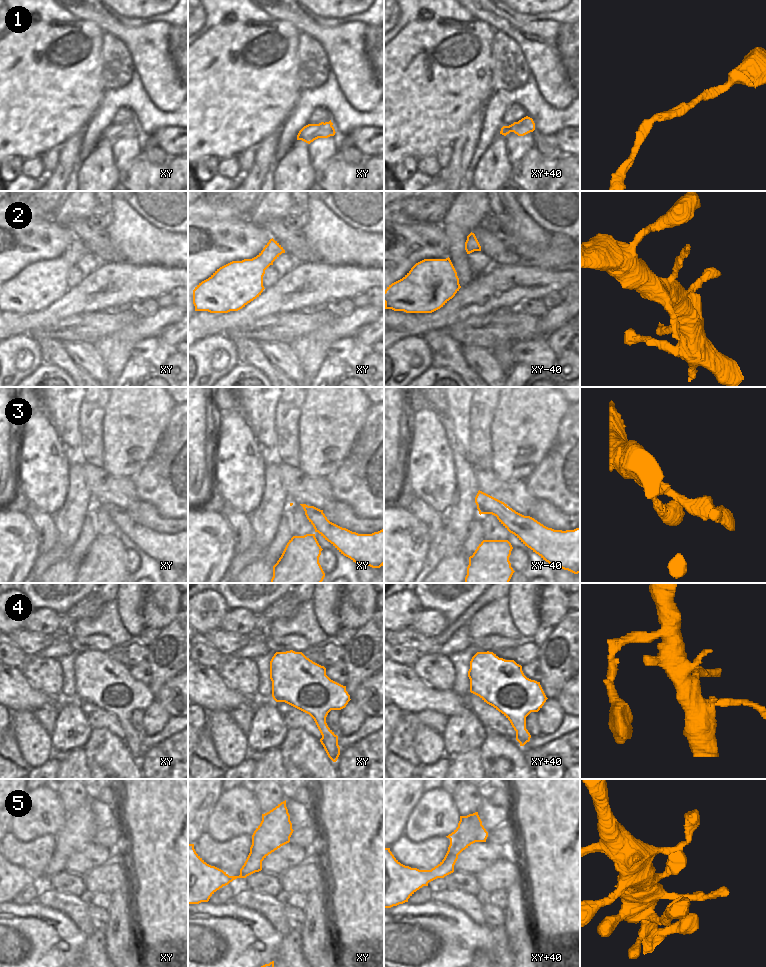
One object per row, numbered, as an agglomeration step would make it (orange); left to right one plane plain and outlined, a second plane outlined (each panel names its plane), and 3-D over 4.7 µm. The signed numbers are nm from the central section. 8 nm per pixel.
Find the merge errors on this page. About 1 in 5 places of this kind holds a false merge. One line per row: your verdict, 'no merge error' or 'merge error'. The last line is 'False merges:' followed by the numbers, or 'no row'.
1: no merge error
2: no merge error
3: no merge error
4: merge error
5: no merge error
False merges: 4

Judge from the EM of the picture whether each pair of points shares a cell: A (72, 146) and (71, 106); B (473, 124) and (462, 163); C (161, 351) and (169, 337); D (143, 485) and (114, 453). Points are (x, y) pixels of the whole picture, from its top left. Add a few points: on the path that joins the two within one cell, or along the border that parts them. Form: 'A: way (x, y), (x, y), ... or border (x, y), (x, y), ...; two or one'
A: border (83, 128), (73, 133), (58, 147); two
B: way (469, 134), (465, 139), (465, 147), (462, 153); one
C: border (159, 336), (172, 349); two
D: border (149, 457), (143, 467), (132, 477); two

